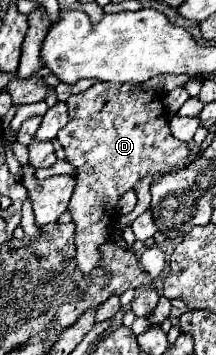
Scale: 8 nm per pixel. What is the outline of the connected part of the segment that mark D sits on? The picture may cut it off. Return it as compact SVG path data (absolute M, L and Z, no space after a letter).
M94 82L86 92L70 96L66 100L70 108L70 122L58 132L58 142L64 146L66 160L78 168L76 188L68 210L72 212L72 222L76 224L76 262L84 274L88 274L100 260L98 246L110 236L108 226L116 222L116 204L122 194L132 190L140 178L152 174L156 180L162 176L162 170L184 164L188 160L188 144L172 136L162 98L164 92L142 90L142 84L120 86L110 82Z

